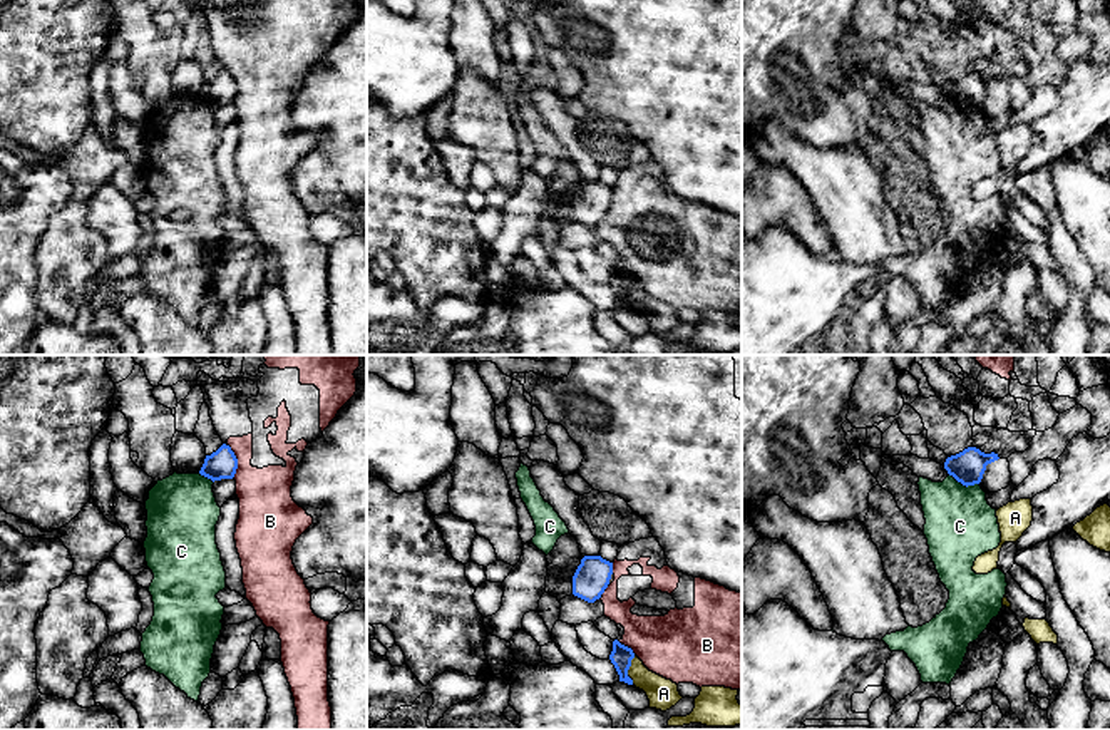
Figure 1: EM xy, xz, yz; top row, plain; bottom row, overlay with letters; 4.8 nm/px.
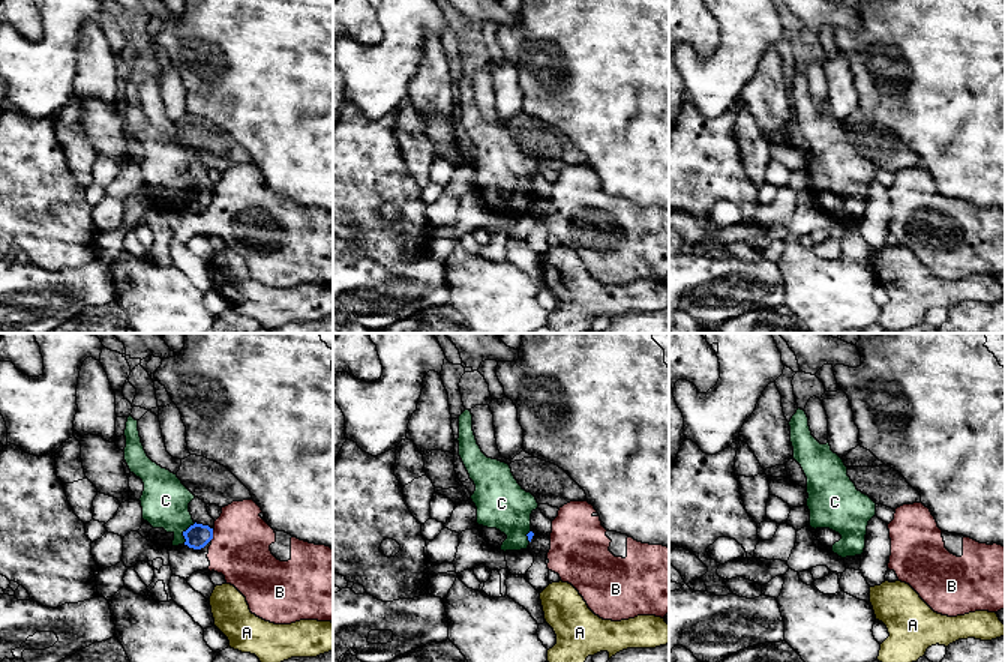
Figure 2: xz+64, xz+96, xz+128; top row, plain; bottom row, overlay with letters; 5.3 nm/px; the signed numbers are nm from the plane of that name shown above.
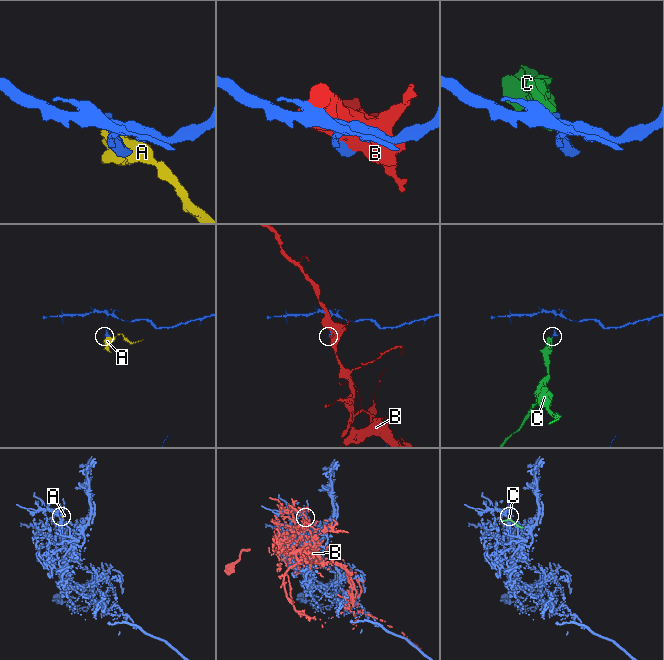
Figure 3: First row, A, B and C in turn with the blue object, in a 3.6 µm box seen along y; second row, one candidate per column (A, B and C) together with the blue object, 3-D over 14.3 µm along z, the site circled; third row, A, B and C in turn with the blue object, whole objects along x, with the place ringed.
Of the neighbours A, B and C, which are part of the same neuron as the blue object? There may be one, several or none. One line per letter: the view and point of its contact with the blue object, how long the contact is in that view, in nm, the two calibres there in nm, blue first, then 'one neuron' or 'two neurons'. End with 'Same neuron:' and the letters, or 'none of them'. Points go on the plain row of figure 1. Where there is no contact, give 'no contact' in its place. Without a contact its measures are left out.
A: contact xz (628, 293); length 140 nm; calibres 100 and 150 nm; two neurons
B: contact xy (236, 86); length 160 nm; calibres 140 and 260 nm; two neurons
C: contact yz (965, 109); length 150 nm; calibres 160 and 340 nm; two neurons
Same neuron: none of them

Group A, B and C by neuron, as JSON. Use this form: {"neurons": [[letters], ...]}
{"neurons": [["A"], ["B"], ["C"]]}

